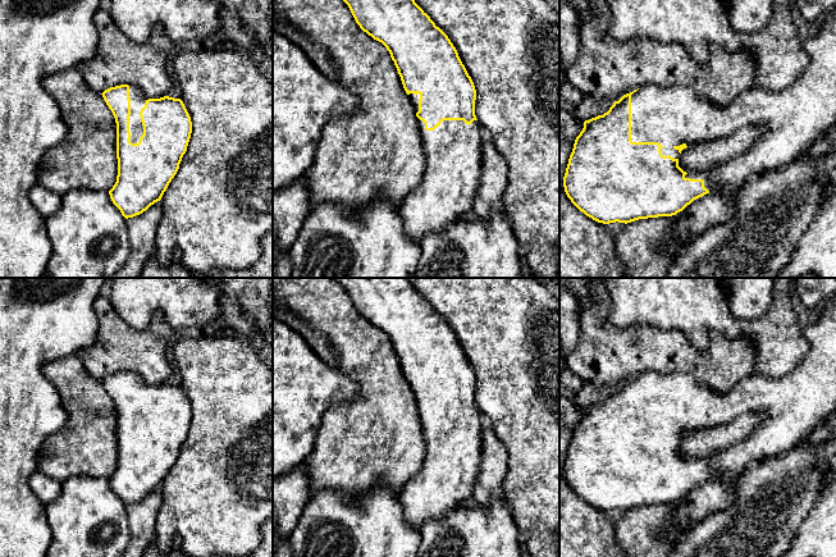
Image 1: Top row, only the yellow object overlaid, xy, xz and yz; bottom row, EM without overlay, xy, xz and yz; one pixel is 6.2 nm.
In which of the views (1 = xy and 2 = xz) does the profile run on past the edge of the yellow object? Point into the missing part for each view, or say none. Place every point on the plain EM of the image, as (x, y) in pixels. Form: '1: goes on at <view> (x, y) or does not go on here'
1: goes on at xy (137, 386)
2: goes on at xz (448, 474)

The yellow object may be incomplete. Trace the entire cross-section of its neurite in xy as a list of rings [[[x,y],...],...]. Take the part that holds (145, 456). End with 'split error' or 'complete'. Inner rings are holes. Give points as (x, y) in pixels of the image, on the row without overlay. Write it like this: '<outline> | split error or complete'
[[[128,371],[101,382],[117,410],[118,462],[109,481],[128,506],[161,487],[187,438],[192,408],[181,385],[150,385]]] | split error

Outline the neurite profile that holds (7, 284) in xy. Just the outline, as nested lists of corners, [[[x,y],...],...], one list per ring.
[[[0,278],[0,557],[46,557],[52,531],[45,513],[45,505],[32,492],[29,479],[38,470],[38,456],[45,440],[67,424],[68,414],[56,388],[45,378],[42,366],[64,356],[78,355],[79,351],[96,343],[99,320],[93,302],[108,280],[110,278]]]

